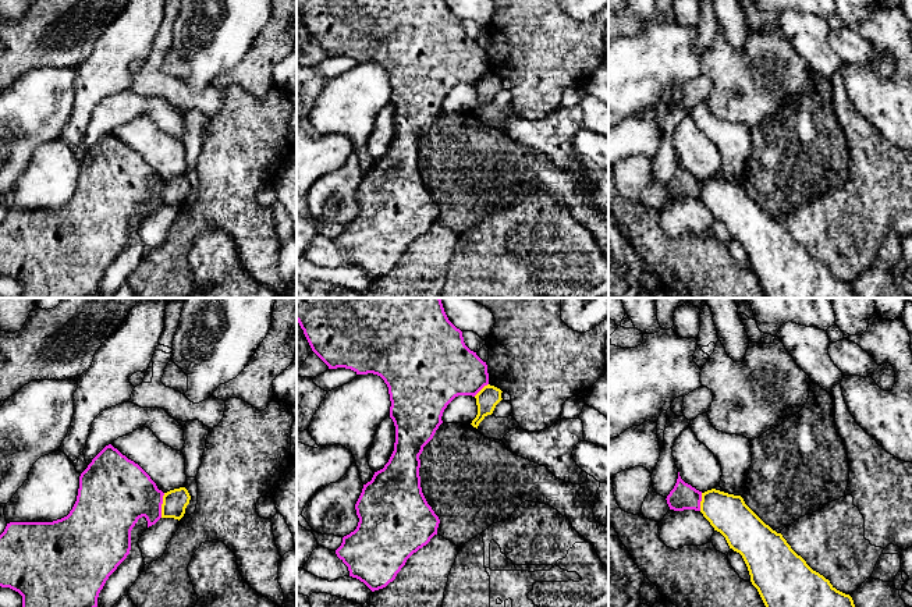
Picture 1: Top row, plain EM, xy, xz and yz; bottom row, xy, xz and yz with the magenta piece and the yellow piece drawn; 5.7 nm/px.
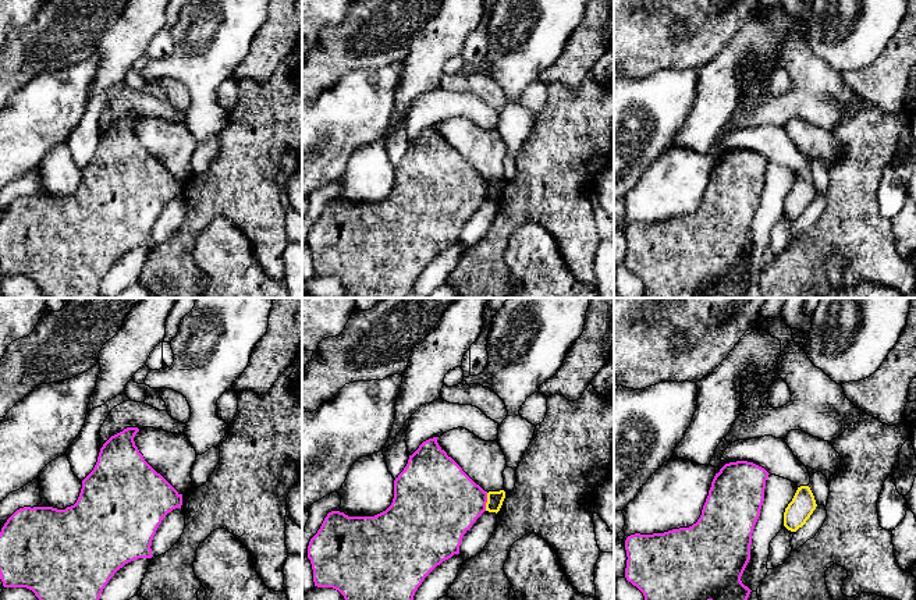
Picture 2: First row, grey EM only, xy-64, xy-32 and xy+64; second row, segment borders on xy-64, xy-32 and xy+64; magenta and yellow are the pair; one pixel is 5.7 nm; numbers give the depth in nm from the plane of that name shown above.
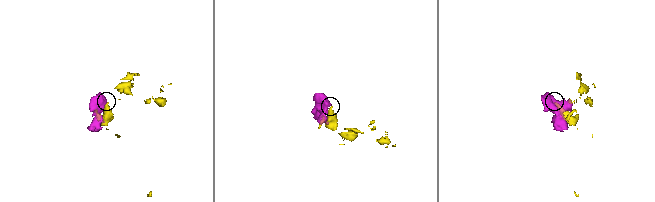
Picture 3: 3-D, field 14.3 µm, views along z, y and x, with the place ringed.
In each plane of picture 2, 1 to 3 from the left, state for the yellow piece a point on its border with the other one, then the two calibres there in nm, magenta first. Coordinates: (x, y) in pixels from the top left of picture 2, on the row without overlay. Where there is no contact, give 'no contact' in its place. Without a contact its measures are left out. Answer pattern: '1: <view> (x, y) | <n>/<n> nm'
1: no contact
2: xy-32 (486, 190) | 420/100 nm
3: no contact

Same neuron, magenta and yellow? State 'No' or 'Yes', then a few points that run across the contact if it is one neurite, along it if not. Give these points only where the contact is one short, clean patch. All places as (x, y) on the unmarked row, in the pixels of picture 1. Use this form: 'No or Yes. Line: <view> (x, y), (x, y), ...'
No

